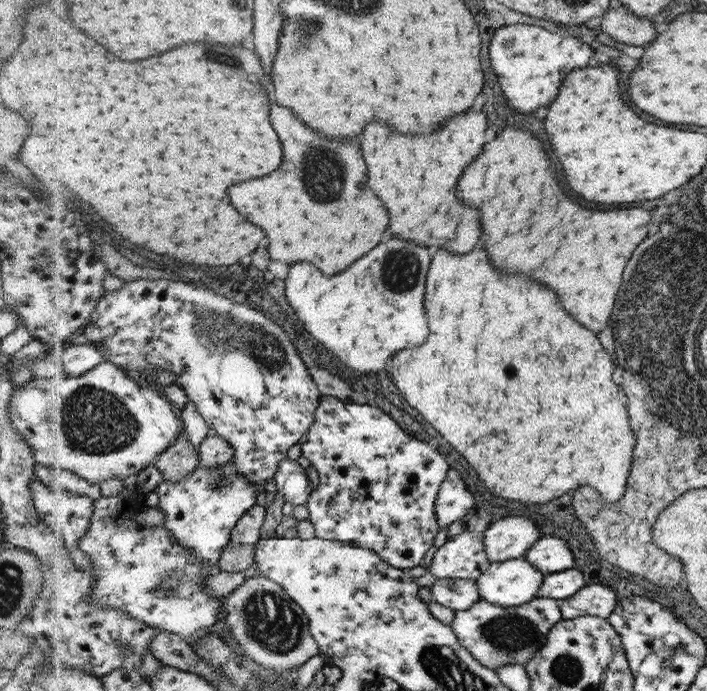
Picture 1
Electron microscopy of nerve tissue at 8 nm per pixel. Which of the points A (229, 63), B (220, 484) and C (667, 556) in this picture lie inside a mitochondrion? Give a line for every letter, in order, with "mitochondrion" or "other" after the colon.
A: mitochondrion
B: mitochondrion
C: other

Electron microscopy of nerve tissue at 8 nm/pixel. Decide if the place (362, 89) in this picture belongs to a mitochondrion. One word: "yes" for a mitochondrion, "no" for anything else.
no

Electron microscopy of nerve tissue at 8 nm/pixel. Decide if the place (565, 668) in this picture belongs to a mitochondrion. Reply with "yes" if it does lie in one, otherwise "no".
yes

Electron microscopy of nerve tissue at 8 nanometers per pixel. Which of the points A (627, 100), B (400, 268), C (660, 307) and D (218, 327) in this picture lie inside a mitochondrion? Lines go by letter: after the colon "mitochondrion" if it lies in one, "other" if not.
A: other
B: mitochondrion
C: mitochondrion
D: mitochondrion

